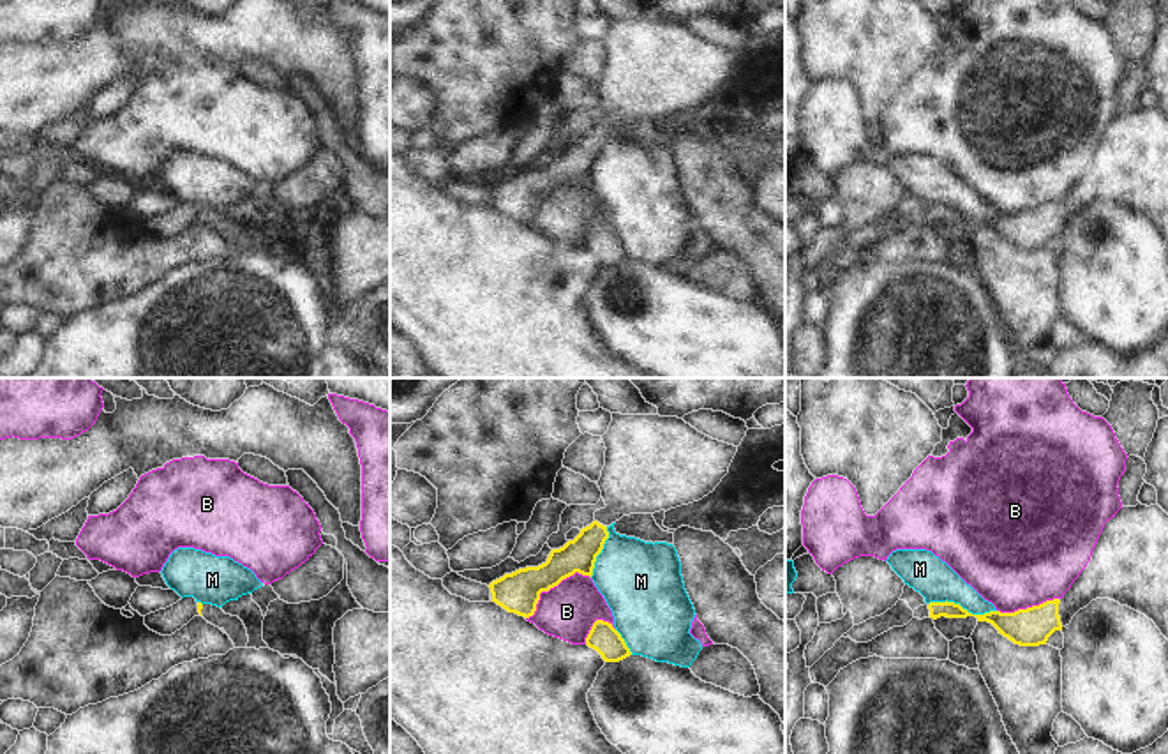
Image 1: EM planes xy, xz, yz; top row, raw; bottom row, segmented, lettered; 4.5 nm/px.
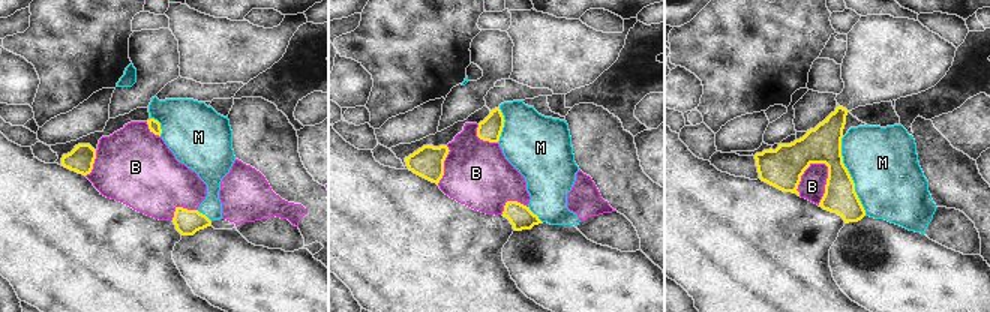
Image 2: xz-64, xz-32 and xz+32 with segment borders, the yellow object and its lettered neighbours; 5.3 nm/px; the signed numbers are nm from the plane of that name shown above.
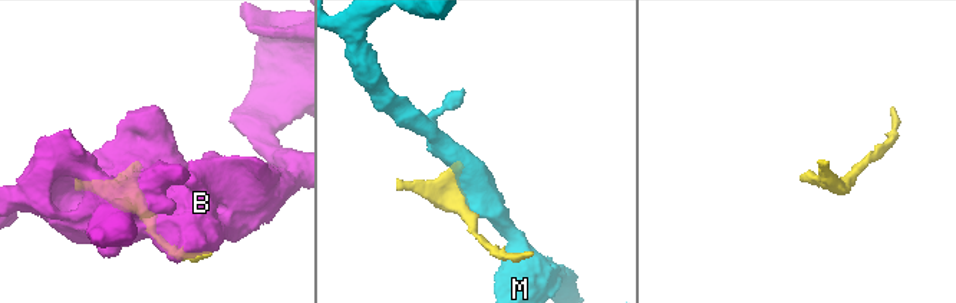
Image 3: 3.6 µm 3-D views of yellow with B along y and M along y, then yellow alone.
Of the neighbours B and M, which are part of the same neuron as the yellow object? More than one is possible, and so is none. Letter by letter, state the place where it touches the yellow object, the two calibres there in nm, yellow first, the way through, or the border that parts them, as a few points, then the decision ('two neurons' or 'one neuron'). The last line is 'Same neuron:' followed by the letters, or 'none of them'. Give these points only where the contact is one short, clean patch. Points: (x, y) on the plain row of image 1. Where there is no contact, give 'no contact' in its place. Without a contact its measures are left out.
B: meets yellow in xz at (551, 191); 190 nm thick on the yellow side, 260 nm on the other; two neurons
M: meets yellow in yz at (960, 211); 120 nm thick on the yellow side, 180 nm on the other; two neurons
Same neuron: none of them

